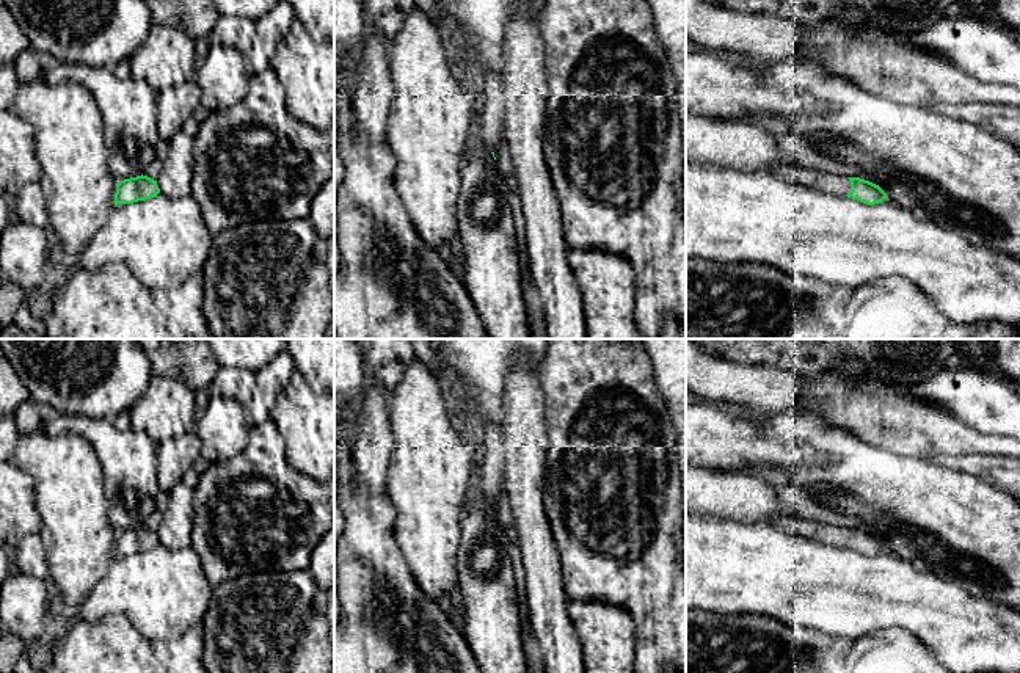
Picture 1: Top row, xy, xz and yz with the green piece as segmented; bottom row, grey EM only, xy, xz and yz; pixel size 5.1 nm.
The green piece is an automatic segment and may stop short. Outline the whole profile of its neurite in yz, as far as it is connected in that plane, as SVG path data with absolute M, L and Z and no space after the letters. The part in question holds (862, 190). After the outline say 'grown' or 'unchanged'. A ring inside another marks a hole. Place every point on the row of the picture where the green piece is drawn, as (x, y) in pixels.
M788 166L772 168L772 173L808 188L847 196L868 206L879 204L888 198L879 185L860 177L844 177L814 168L791 169Z | grown

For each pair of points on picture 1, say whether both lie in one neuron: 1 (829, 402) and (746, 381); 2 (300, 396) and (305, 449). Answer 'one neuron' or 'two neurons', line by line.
1: one neuron
2: one neuron

